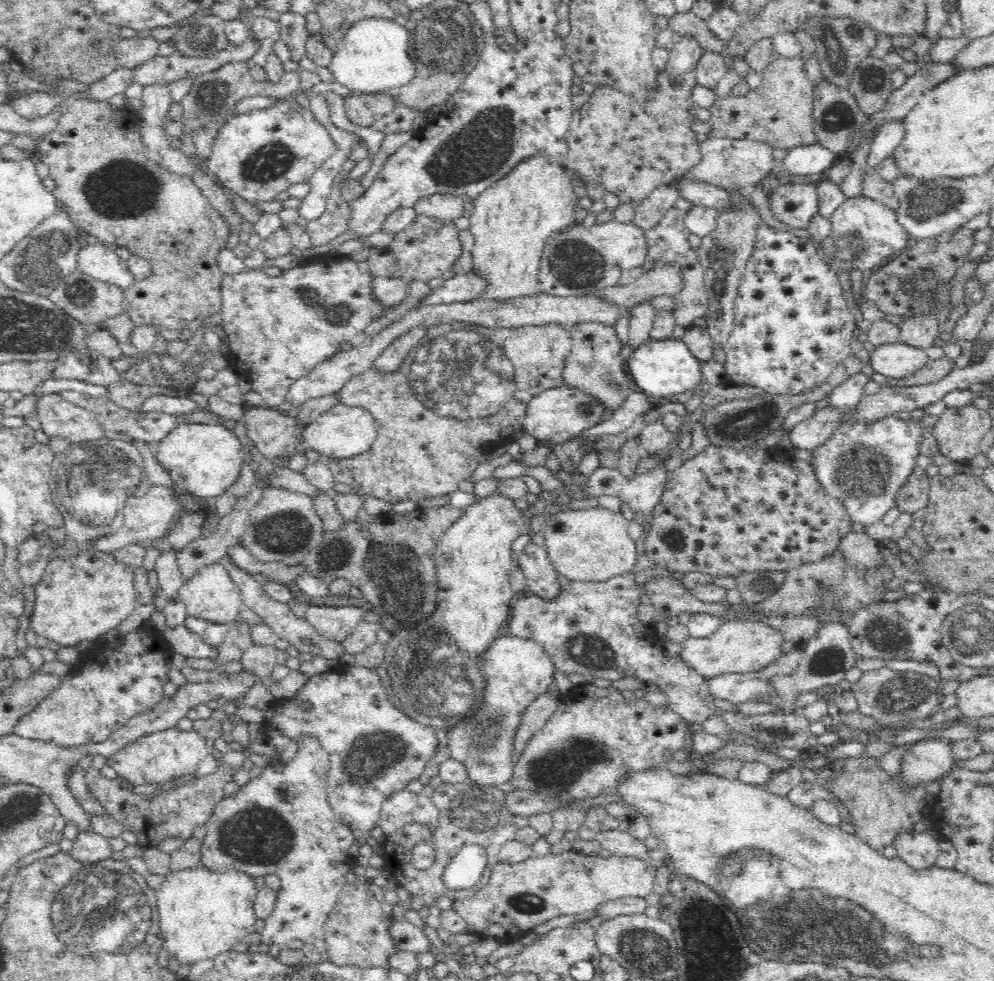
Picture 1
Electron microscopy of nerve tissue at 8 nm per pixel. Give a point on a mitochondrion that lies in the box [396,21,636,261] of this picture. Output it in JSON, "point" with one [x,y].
{"point":[479,150]}

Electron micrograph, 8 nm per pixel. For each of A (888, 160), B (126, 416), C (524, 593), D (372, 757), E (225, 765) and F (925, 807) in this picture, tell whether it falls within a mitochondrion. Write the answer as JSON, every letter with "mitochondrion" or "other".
{"A":"other","B":"other","C":"other","D":"mitochondrion","E":"other","F":"other"}

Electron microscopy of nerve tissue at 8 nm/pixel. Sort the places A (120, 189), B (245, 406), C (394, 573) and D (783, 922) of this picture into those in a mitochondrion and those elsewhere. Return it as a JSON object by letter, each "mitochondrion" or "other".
{"A":"mitochondrion","B":"other","C":"mitochondrion","D":"mitochondrion"}

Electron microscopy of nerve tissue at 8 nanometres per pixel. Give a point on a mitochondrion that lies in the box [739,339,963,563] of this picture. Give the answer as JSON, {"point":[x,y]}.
{"point":[863,471]}

